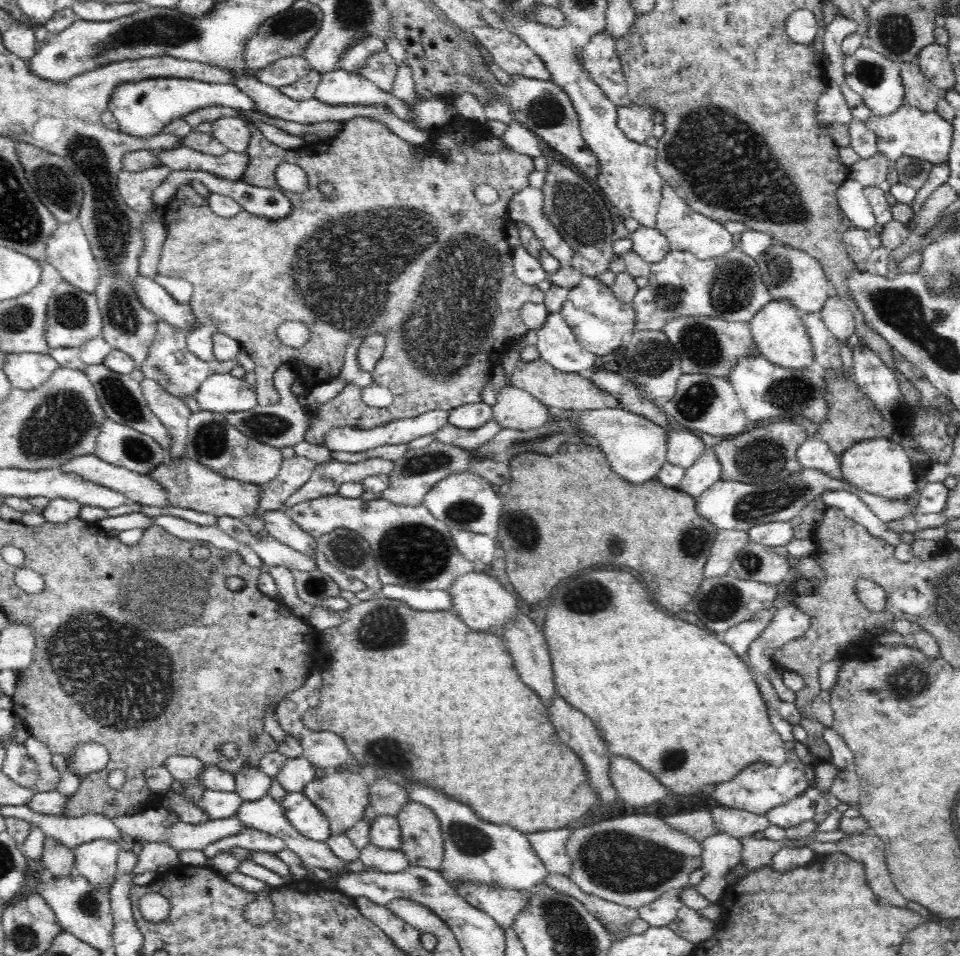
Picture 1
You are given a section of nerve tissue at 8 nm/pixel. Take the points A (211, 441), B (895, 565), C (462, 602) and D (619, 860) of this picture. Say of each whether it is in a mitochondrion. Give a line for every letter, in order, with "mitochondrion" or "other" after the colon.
A: mitochondrion
B: other
C: other
D: mitochondrion

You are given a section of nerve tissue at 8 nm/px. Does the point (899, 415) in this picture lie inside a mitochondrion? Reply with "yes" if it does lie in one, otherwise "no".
no

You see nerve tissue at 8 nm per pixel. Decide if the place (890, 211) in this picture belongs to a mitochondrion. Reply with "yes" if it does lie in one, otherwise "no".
no

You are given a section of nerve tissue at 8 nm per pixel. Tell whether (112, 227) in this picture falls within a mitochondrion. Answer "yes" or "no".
yes

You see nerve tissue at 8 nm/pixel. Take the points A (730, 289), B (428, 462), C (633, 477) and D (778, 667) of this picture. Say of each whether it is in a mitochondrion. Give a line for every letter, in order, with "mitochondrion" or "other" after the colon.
A: mitochondrion
B: mitochondrion
C: other
D: other

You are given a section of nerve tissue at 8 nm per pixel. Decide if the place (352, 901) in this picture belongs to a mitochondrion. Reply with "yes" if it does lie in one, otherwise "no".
no

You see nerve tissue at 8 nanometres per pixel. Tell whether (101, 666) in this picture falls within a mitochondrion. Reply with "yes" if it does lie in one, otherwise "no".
yes

